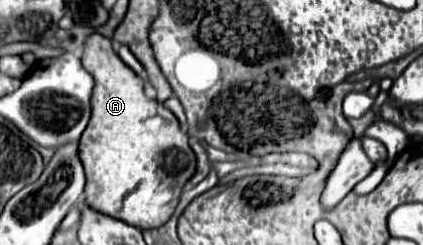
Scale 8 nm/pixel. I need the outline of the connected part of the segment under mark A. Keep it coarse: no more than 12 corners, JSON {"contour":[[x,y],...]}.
{"contour":[[108,38],[80,136],[84,198],[138,228],[168,222],[196,170],[188,134]]}

